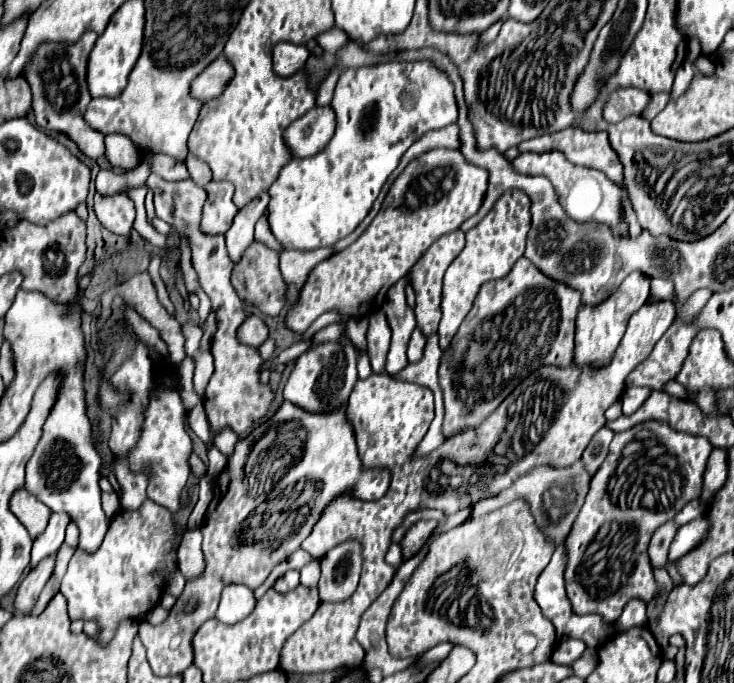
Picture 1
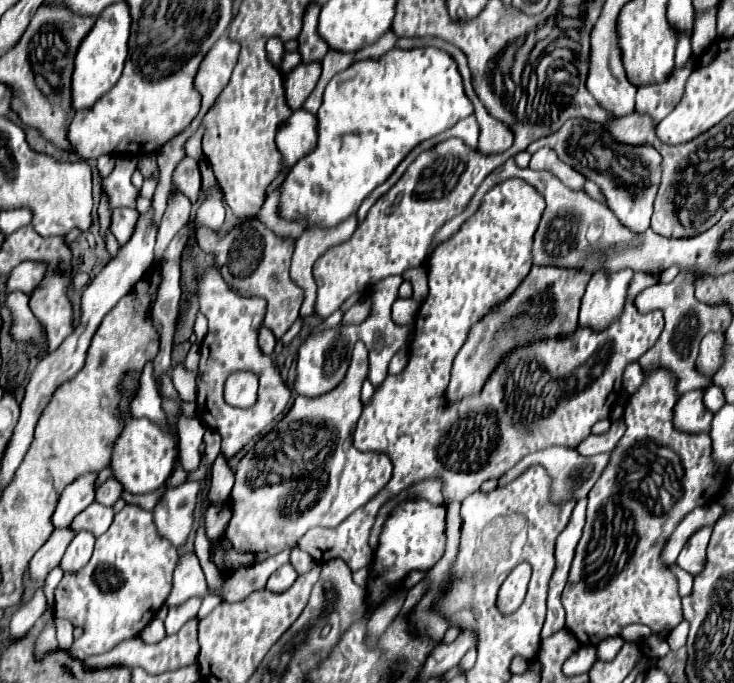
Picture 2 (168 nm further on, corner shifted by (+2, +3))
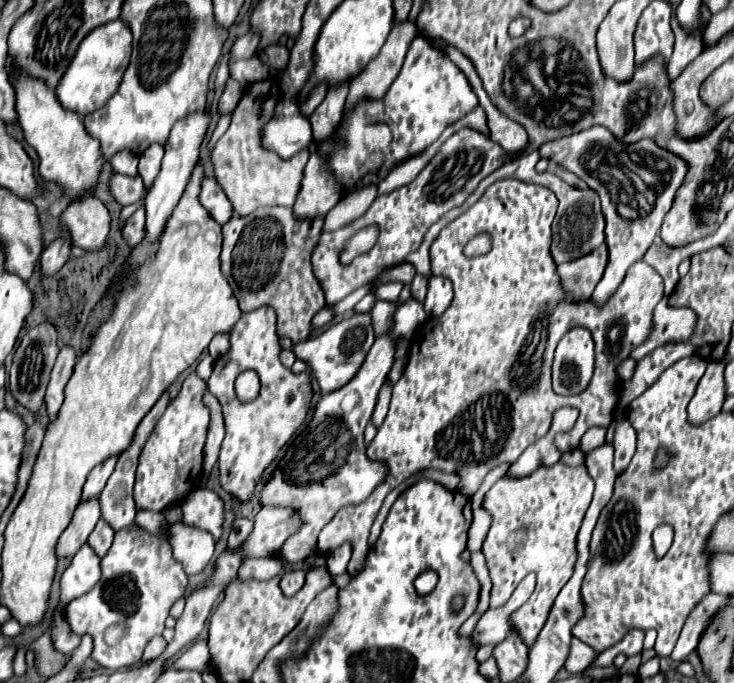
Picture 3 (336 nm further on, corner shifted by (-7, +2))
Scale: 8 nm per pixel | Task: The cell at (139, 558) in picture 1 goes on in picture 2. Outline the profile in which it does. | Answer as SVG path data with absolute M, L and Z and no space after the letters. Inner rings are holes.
M126 505L116 513L110 529L96 539L92 559L78 573L66 573L56 587L54 617L82 627L84 635L72 643L70 655L84 661L90 655L108 653L118 643L140 635L156 617L172 589L172 573L178 551L158 535L150 511Z

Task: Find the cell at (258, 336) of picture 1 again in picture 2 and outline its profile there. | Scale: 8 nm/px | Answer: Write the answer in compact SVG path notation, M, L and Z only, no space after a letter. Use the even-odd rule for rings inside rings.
M262 327L262 329L260 329L260 349L262 349L266 355L272 355L272 353L274 353L274 347L276 347L276 337L272 335L270 329Z

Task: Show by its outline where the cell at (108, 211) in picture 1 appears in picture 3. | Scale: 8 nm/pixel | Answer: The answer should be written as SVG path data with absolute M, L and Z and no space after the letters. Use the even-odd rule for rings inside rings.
M139 208L125 224L123 228L123 238L127 240L129 246L139 244L139 238L143 238L143 224L145 224L145 208Z

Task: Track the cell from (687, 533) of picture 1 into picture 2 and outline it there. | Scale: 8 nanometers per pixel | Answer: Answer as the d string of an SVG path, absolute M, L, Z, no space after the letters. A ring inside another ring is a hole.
M704 527L704 529L696 531L690 537L690 541L686 543L686 547L682 549L682 553L678 555L678 561L676 561L678 567L688 571L692 577L702 573L702 569L704 569L704 551L706 551L710 535L712 535L712 527Z

